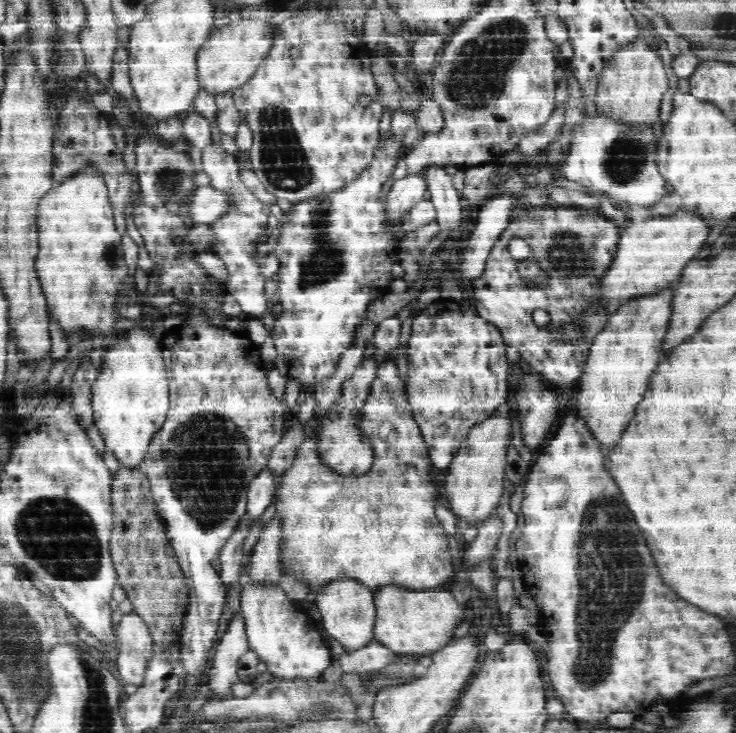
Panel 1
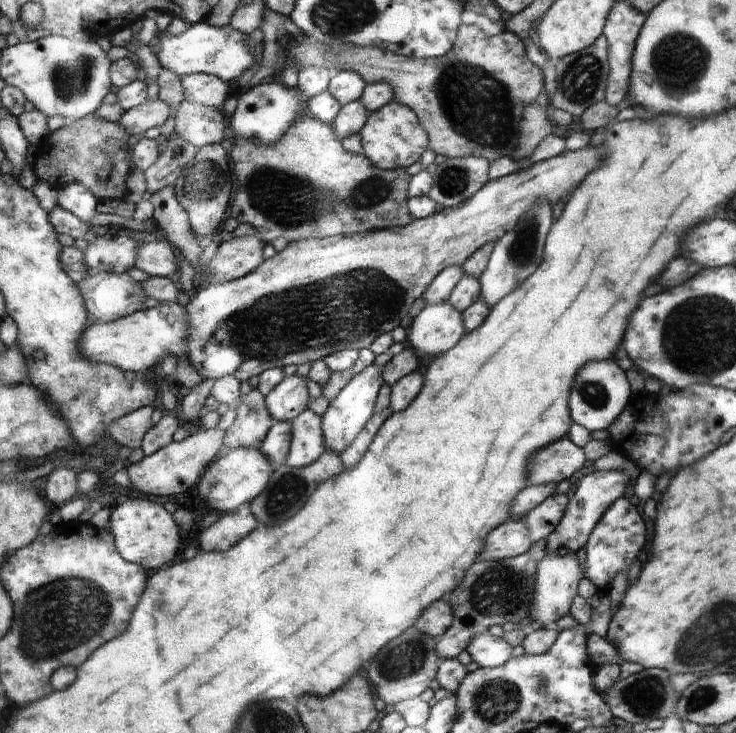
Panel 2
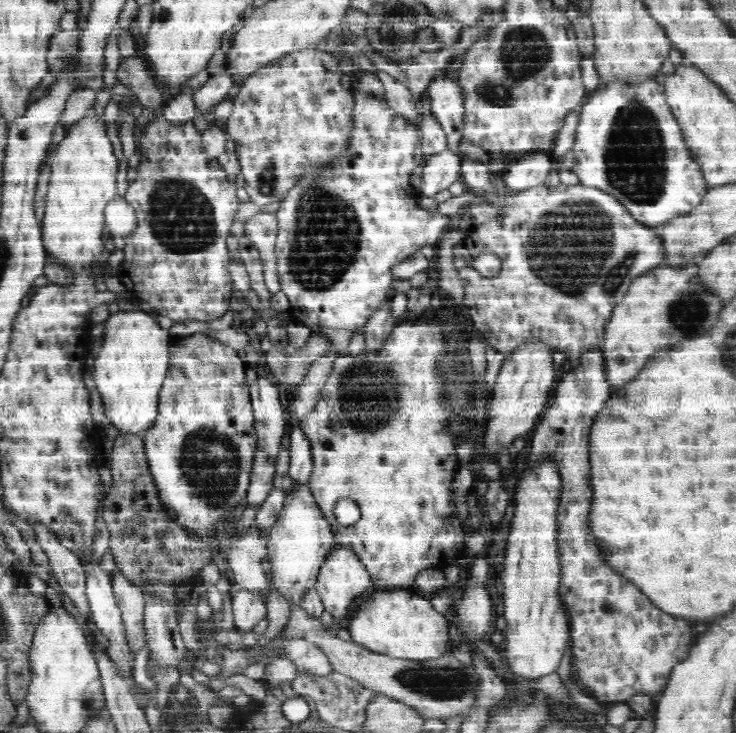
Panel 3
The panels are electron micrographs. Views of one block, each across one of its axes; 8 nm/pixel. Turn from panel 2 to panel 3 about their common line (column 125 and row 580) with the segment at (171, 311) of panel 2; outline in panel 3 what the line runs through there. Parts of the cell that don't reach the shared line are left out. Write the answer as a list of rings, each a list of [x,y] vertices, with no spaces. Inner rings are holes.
[[[336,545],[320,568],[315,588],[325,611],[342,620],[354,604],[352,598],[364,594],[370,584],[370,574],[356,553]]]

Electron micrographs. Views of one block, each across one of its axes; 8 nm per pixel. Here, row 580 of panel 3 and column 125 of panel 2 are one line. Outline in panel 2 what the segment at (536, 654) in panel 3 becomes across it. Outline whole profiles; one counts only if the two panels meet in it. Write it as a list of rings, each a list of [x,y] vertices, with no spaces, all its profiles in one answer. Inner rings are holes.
[[[146,498],[128,499],[116,506],[110,515],[108,528],[123,559],[150,570],[164,568],[176,556],[180,546],[180,532],[174,518],[159,503]]]

